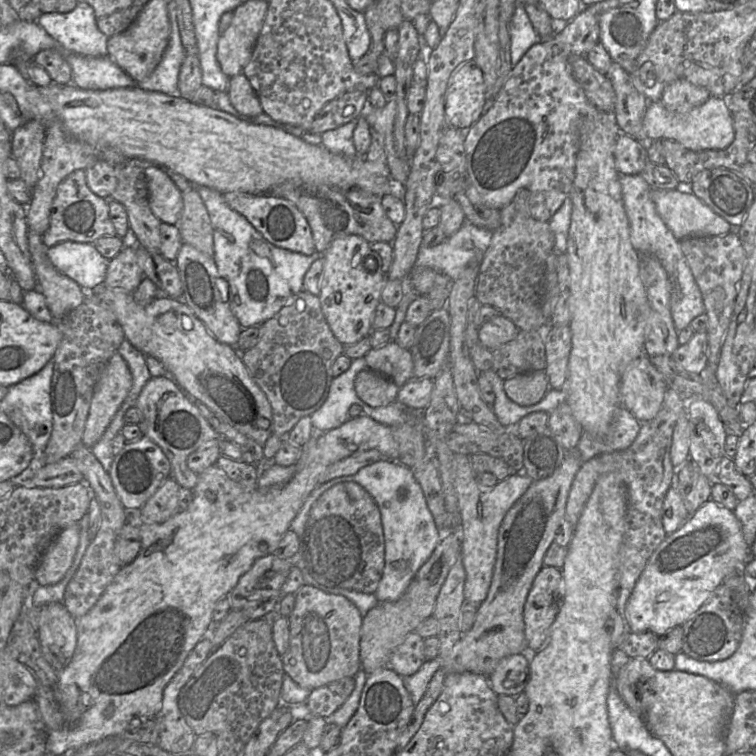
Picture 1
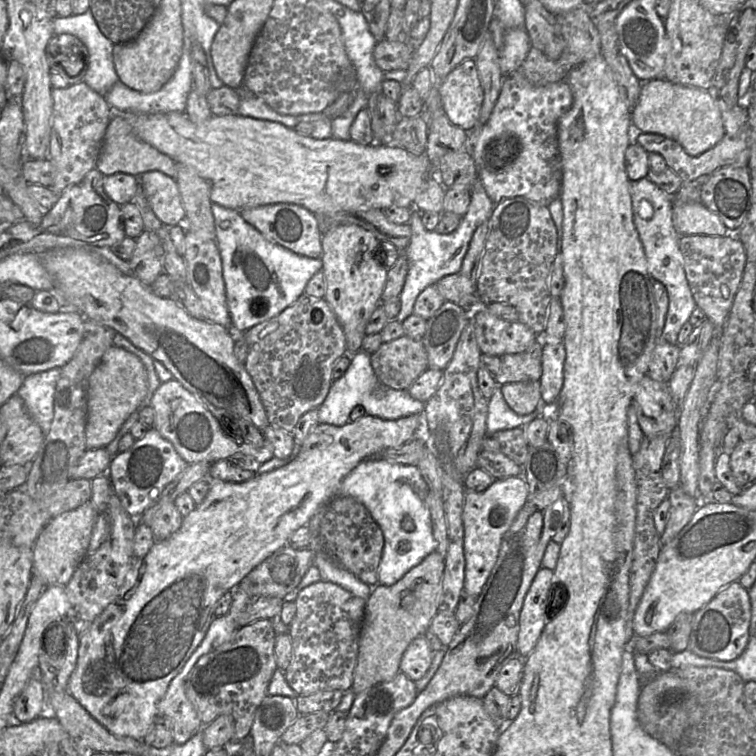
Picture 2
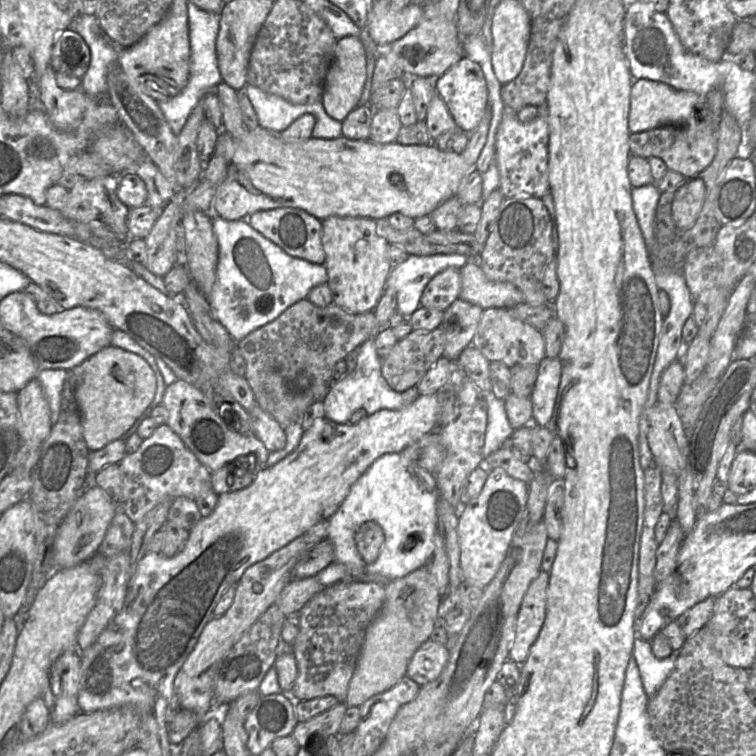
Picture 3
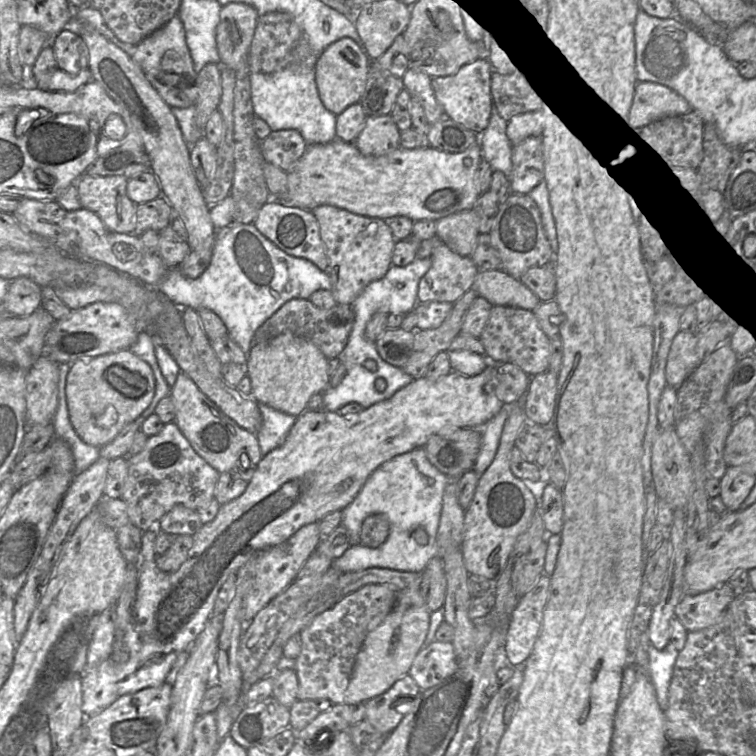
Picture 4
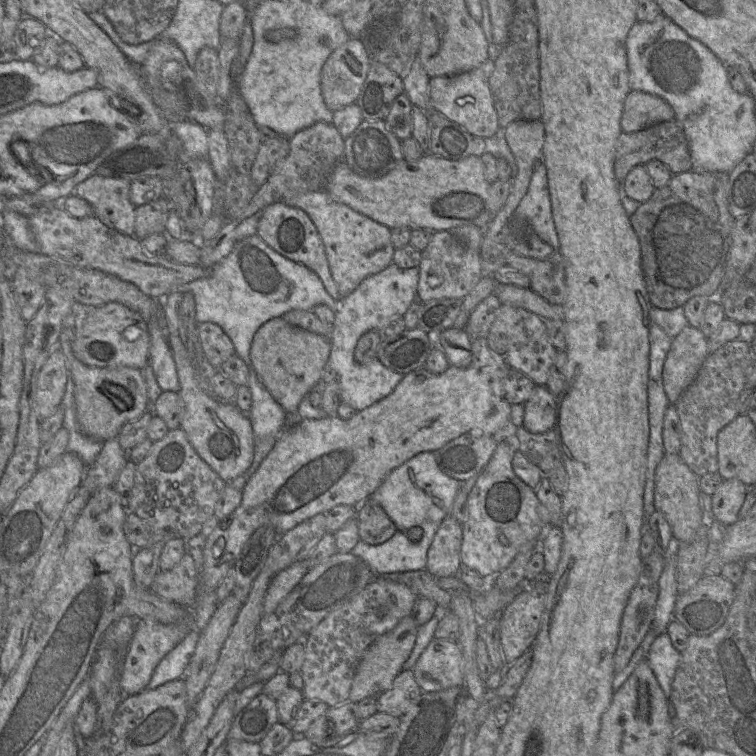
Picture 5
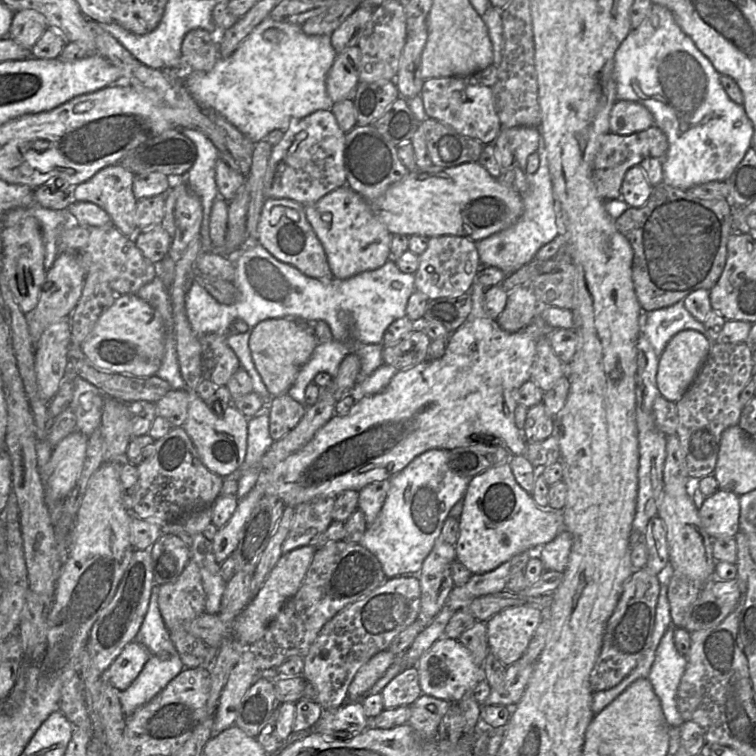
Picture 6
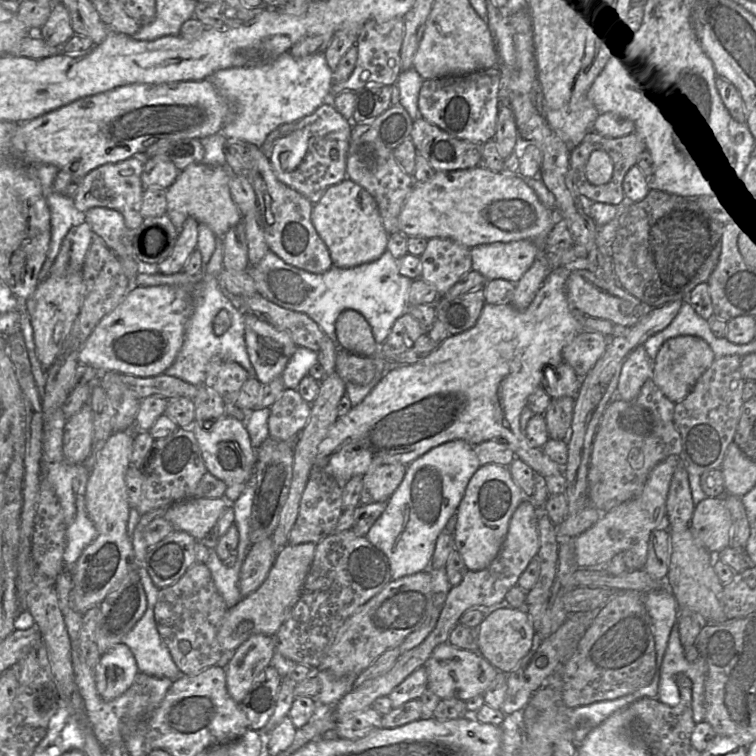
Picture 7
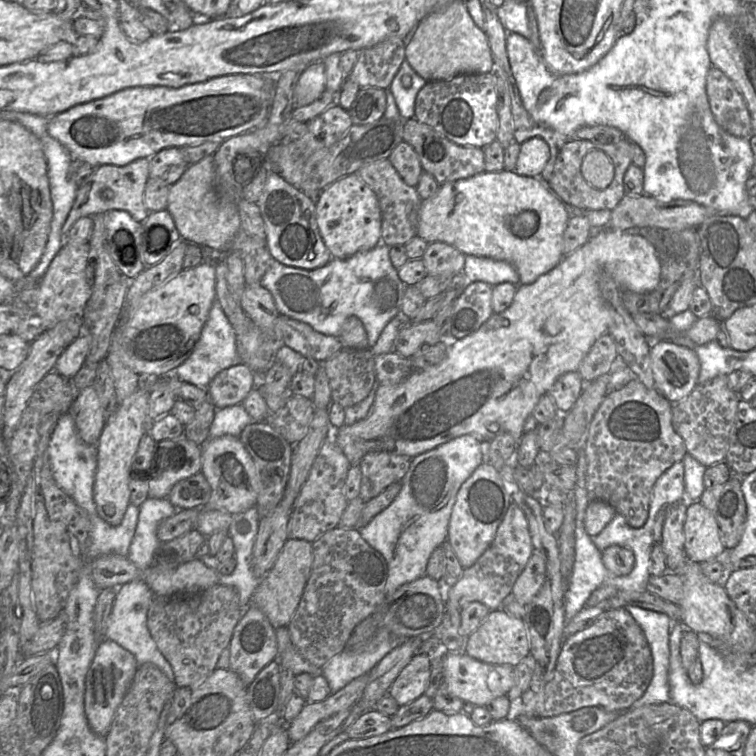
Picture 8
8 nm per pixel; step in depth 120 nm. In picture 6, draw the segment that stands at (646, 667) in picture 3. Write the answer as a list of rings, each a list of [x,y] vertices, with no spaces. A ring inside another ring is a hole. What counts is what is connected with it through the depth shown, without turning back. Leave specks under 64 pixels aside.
[[[670,626],[663,635],[648,679],[660,700],[667,724],[669,727],[680,727],[685,721],[678,710],[677,691],[687,666],[687,658],[675,647],[674,628]]]

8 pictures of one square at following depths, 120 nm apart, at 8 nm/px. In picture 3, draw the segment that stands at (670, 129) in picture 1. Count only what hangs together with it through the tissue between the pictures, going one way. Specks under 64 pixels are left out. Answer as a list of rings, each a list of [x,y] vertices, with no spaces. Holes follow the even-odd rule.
[[[648,79],[634,80],[628,117],[629,131],[634,133],[665,125],[685,126],[689,123],[700,123],[704,103],[705,97],[692,91],[677,90],[663,82]]]

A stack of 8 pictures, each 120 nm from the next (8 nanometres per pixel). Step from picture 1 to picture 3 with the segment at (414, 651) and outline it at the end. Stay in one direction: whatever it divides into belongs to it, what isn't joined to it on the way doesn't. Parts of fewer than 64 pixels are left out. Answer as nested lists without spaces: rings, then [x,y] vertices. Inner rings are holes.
[[[428,639],[415,651],[409,661],[406,676],[422,687],[438,678],[449,657],[449,650],[445,645]]]

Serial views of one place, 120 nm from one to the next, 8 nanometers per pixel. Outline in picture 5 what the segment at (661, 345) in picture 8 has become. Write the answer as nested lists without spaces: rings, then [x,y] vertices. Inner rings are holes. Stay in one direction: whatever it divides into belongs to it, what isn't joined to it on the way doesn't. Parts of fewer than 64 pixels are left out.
[[[689,325],[672,340],[663,367],[663,386],[669,403],[675,404],[696,378],[709,355],[707,338]]]

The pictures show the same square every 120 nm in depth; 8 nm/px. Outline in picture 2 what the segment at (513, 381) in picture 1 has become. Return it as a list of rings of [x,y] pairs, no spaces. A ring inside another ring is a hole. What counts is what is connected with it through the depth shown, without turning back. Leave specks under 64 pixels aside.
[[[539,381],[506,383],[501,390],[508,406],[518,415],[533,413],[541,399]]]

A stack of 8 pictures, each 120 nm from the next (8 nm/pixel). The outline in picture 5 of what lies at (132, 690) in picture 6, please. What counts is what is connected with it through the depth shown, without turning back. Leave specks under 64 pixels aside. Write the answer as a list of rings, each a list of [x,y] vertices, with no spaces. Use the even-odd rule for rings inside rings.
[[[190,631],[185,638],[159,662],[146,687],[155,689],[167,682],[182,678],[195,652],[199,631]]]

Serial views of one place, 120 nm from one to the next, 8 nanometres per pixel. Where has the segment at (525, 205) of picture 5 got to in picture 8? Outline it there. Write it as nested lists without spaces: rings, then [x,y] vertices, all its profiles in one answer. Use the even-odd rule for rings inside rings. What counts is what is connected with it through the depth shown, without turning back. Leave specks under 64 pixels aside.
[[[465,255],[463,282],[485,282],[491,286],[508,282],[519,285],[519,274],[508,262]]]

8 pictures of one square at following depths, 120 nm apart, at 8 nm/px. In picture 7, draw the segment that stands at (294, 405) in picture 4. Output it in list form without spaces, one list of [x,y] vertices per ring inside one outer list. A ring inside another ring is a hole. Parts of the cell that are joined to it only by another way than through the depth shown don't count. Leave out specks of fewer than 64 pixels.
[[[245,313],[245,344],[255,378],[263,385],[281,377],[297,349],[288,332]]]

